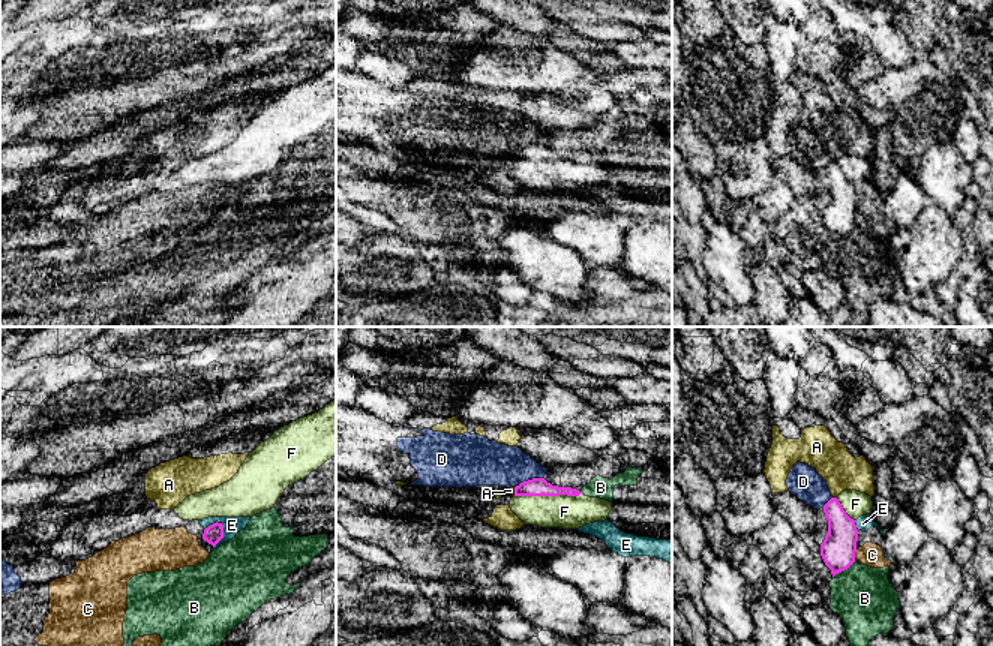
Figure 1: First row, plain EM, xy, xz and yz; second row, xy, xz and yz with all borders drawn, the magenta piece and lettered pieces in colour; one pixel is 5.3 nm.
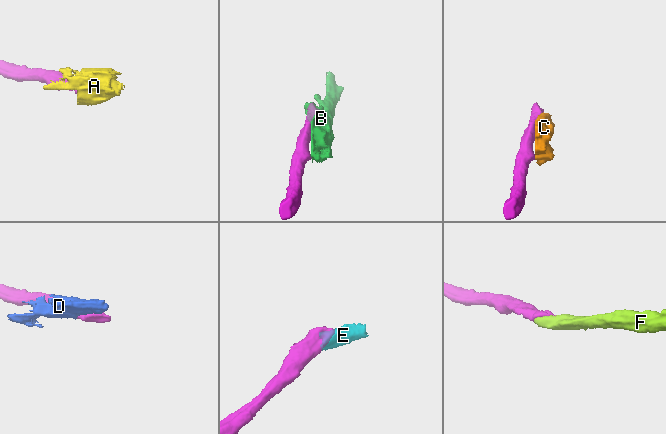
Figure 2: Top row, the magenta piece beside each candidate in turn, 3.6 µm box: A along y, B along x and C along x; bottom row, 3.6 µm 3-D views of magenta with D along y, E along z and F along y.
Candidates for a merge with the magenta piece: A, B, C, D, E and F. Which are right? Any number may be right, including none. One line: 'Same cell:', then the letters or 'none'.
Same cell: F

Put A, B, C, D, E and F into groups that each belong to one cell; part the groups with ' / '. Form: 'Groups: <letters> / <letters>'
Groups: A / B C E / D / F

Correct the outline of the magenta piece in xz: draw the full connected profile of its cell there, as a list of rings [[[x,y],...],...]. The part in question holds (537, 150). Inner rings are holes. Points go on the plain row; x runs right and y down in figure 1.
[[[532,142],[514,151],[510,172],[525,189],[579,193],[608,184],[612,166],[585,160],[572,151],[552,150],[544,142]]]

